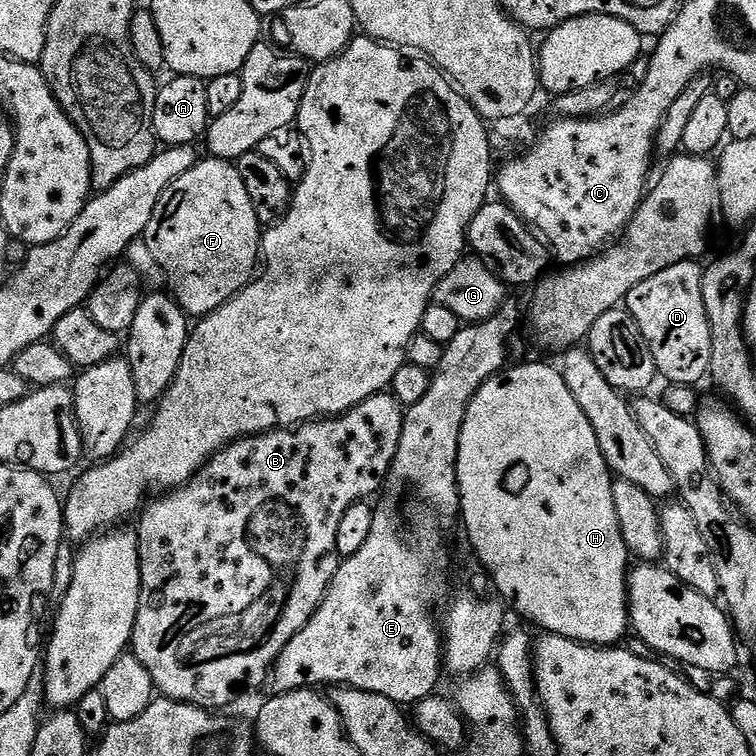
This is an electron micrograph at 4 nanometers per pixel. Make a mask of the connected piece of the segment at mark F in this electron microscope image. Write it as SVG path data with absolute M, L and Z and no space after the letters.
M215 158L207 159L201 159L190 170L186 170L186 174L182 174L182 178L178 178L164 191L142 237L150 246L150 254L154 254L156 265L159 266L163 279L168 279L169 286L167 285L167 287L170 289L171 295L192 318L208 316L214 310L221 308L228 300L234 299L247 284L252 283L262 260L262 225L258 214L254 214L254 202L250 202L250 194L246 194L246 185L242 183L242 174L238 174L235 163Z

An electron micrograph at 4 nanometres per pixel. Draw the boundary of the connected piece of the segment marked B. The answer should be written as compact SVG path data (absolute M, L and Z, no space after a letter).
M387 391L380 392L377 396L366 398L358 406L354 406L350 411L344 412L341 416L329 416L319 420L309 420L307 424L297 424L294 428L278 428L274 432L262 432L259 436L248 436L245 440L236 440L232 444L222 449L211 460L207 460L200 468L200 471L188 481L182 488L173 488L171 492L165 492L157 495L155 498L149 499L145 503L142 511L139 513L140 528L138 527L138 535L140 537L140 601L138 602L138 618L136 625L132 631L132 642L130 645L131 655L138 658L138 662L142 662L142 666L146 666L146 670L150 670L150 678L154 682L157 693L161 697L170 700L180 700L183 704L197 704L200 708L209 710L228 710L232 703L240 696L240 688L244 692L248 692L251 688L260 688L269 683L270 669L275 664L278 654L282 654L282 650L290 642L290 638L294 638L294 634L298 634L298 630L302 630L302 626L306 626L306 622L310 622L310 618L324 600L326 590L330 586L330 582L334 578L334 574L340 569L340 561L342 557L338 554L336 547L338 546L338 525L342 523L342 517L346 515L346 510L350 510L350 506L367 501L368 496L372 496L376 491L385 487L386 481L392 471L392 463L398 454L398 442L402 438L402 426L404 425L405 405L399 404L396 397Z

